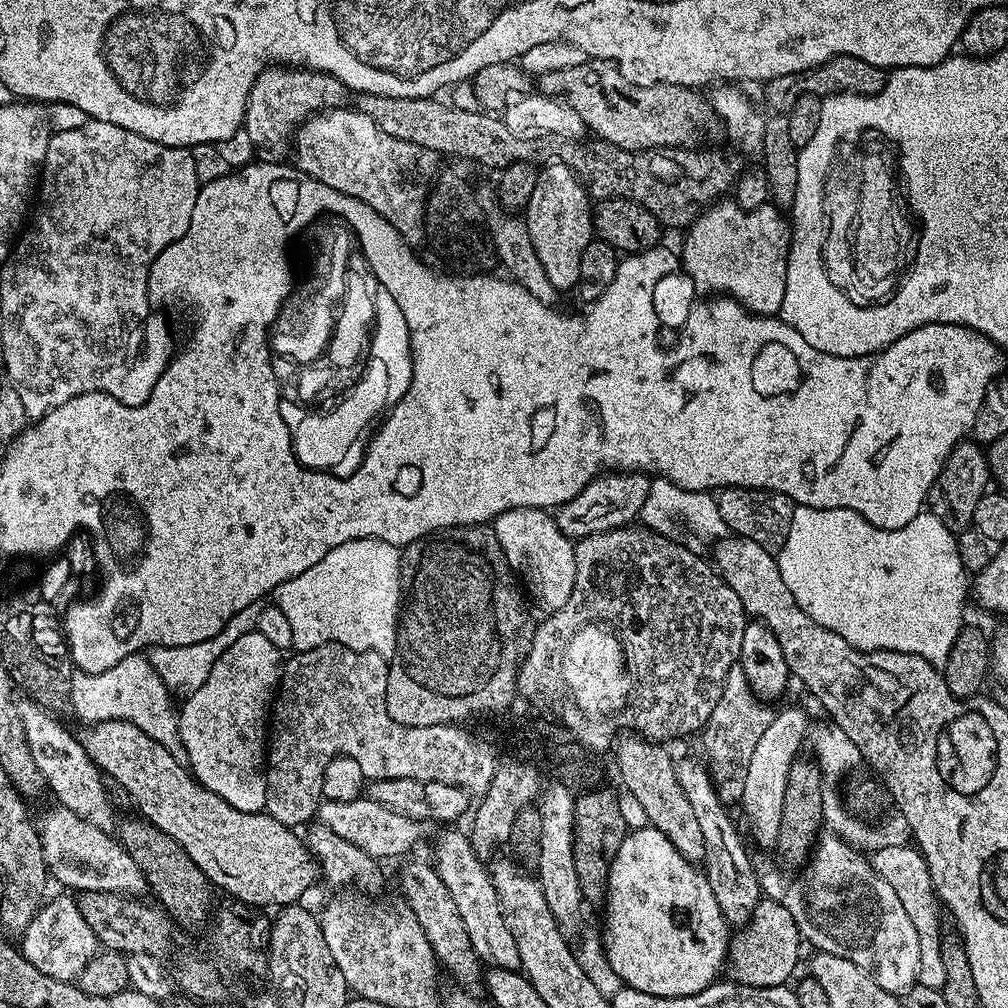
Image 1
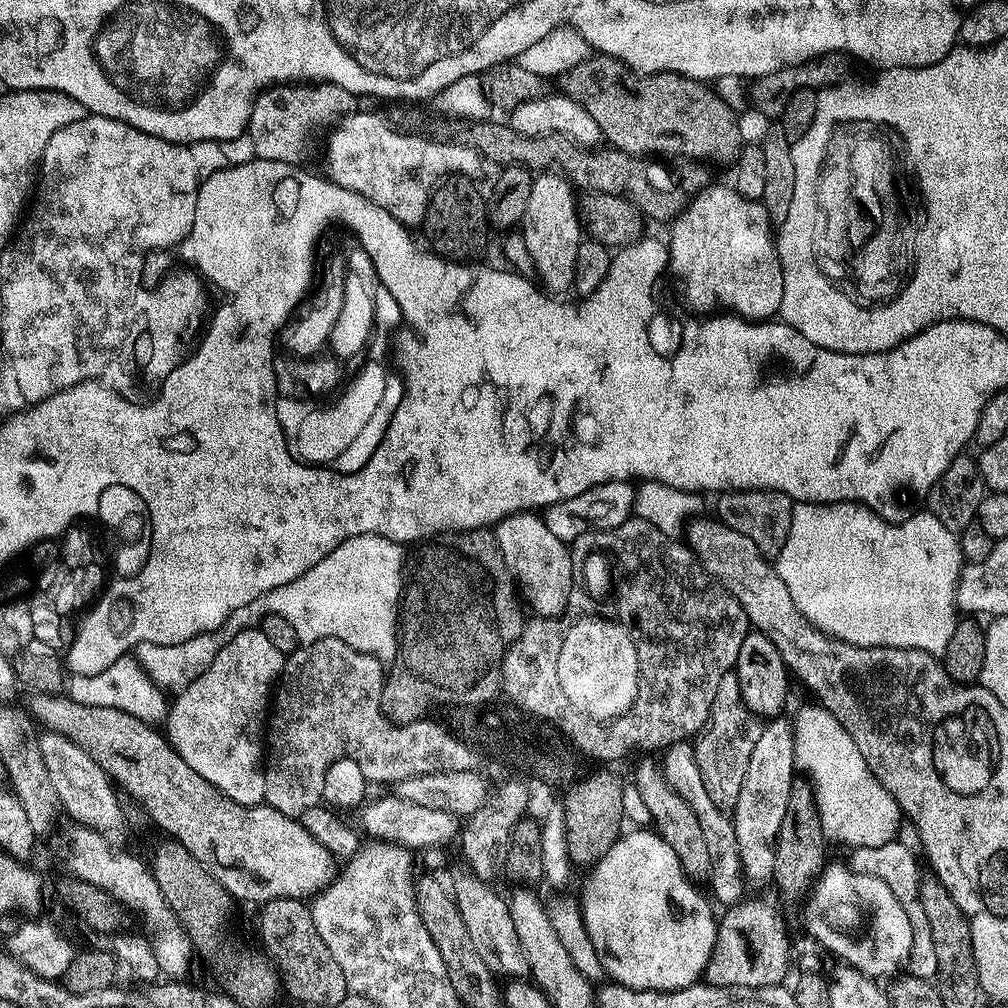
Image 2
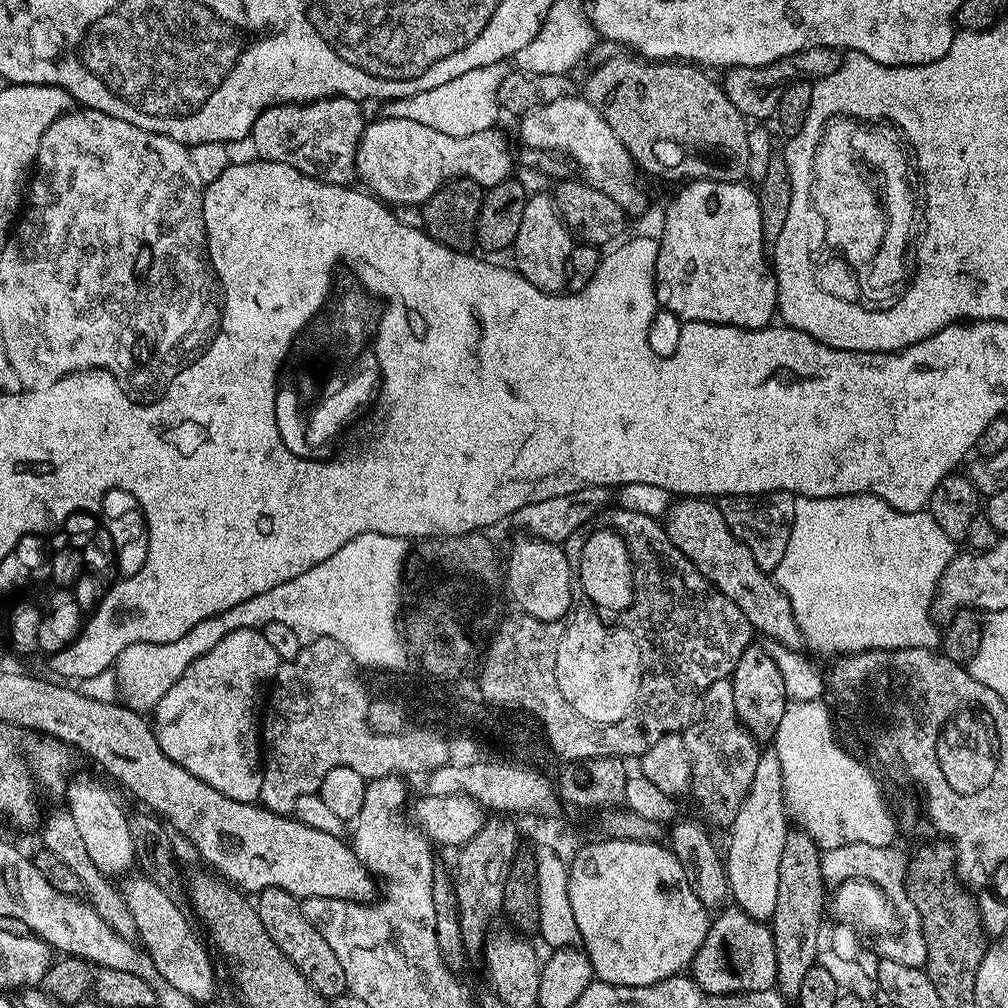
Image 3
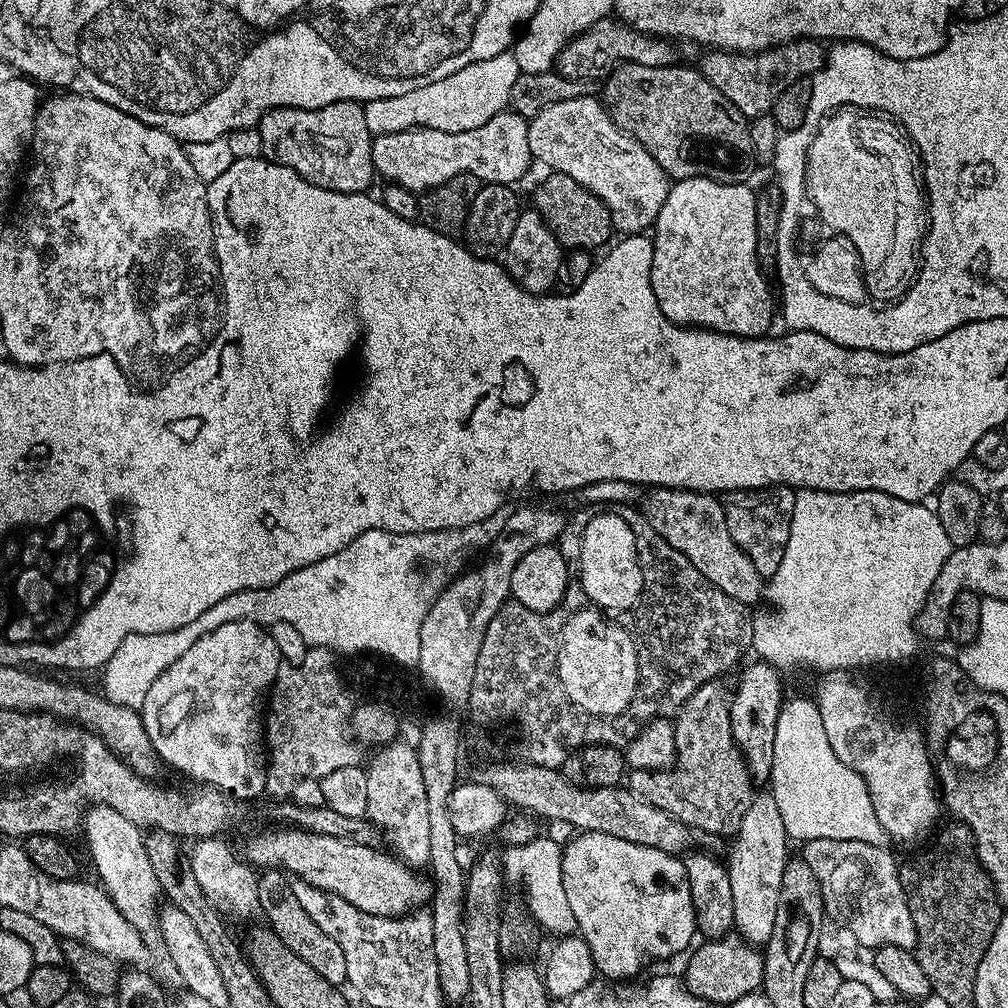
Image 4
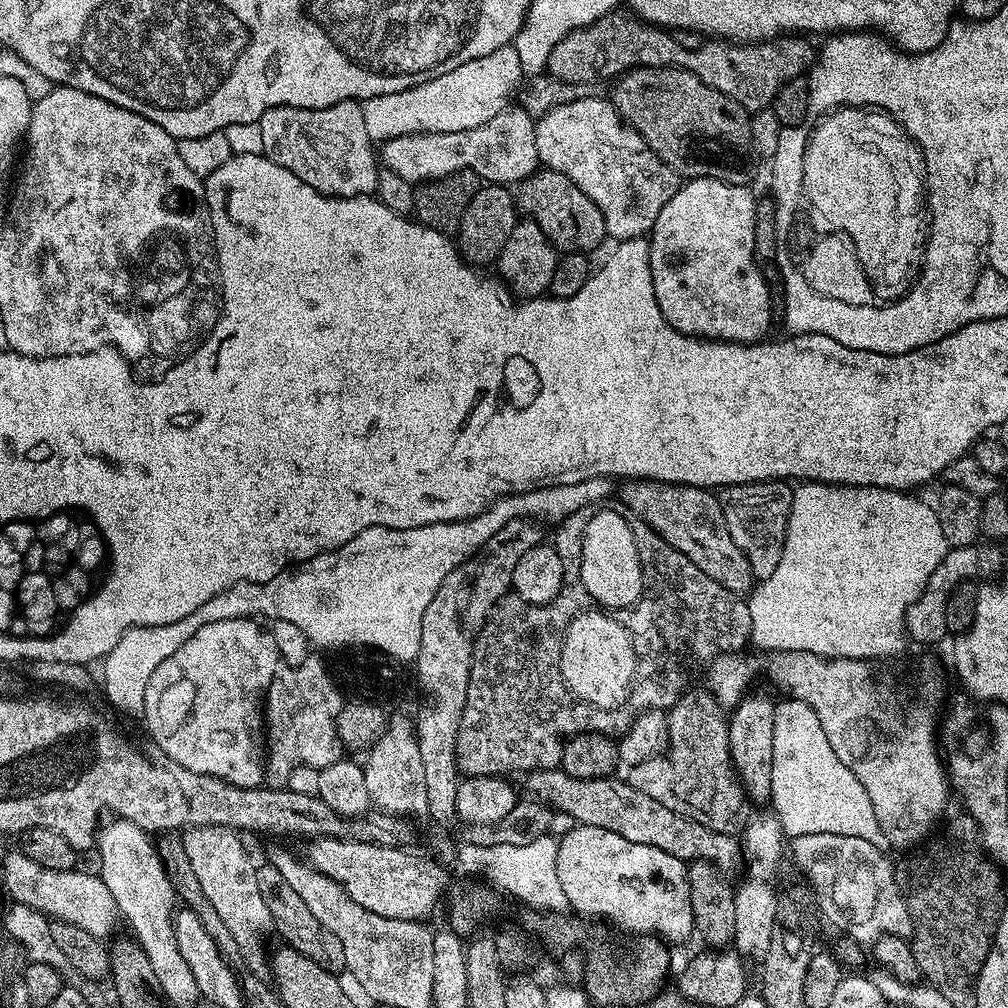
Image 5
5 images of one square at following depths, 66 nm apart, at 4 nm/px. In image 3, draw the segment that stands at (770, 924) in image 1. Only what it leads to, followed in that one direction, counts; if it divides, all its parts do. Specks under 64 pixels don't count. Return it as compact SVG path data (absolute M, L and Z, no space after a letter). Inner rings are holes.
M737 906L728 907L719 913L721 916L717 920L715 917L709 923L706 938L690 965L691 979L702 991L719 996L775 989L778 958L774 954L771 927L765 921L744 913Z

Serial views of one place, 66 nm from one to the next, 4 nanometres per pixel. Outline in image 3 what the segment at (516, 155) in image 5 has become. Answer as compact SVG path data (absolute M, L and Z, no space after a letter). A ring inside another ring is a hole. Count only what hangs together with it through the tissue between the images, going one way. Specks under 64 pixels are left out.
M406 118L379 119L373 124L366 125L364 133L359 133L355 175L358 180L361 180L359 183L371 195L389 206L401 204L422 206L442 184L447 184L449 180L457 178L473 180L478 182L481 188L488 189L513 175L514 152L512 156L511 150L508 149L508 140L500 133L499 127L487 128L469 136L451 136L438 134L438 130L430 130L430 126L422 126L422 122L414 122Z

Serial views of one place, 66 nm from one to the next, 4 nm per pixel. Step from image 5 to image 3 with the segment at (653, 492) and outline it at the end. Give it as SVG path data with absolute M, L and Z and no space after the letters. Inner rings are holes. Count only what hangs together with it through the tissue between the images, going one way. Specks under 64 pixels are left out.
M680 498L675 503L668 512L668 520L663 521L664 533L670 542L674 542L674 546L698 566L700 573L746 614L757 633L762 632L769 636L769 641L786 648L799 649L802 637L790 598L786 598L775 579L754 562L754 554L750 554L747 546L734 538L730 526L726 526L726 518L722 518L719 503L708 498Z

